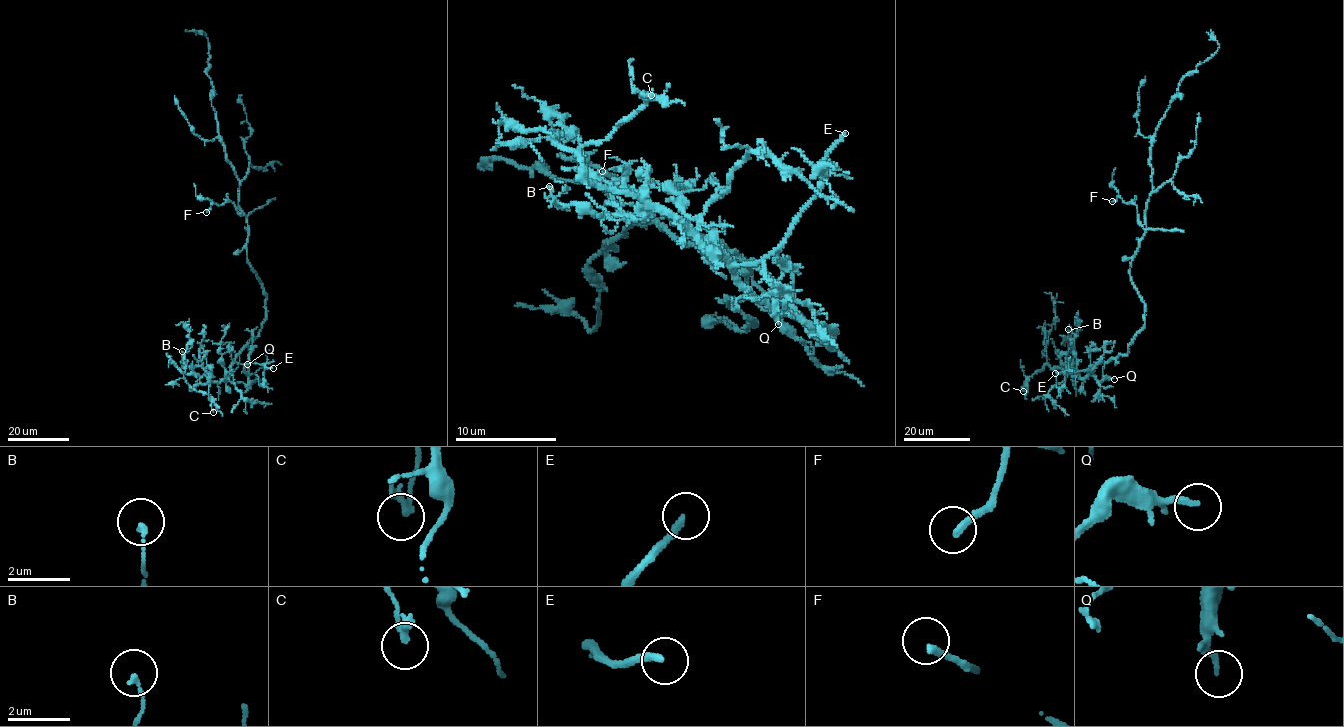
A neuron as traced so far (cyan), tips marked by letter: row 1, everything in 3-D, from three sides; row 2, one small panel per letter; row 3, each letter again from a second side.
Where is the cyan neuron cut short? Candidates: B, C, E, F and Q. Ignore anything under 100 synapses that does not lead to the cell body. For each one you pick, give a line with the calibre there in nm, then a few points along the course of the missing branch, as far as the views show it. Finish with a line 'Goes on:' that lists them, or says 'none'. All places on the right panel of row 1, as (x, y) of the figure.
E: 240 nm thick
Goes on: E

